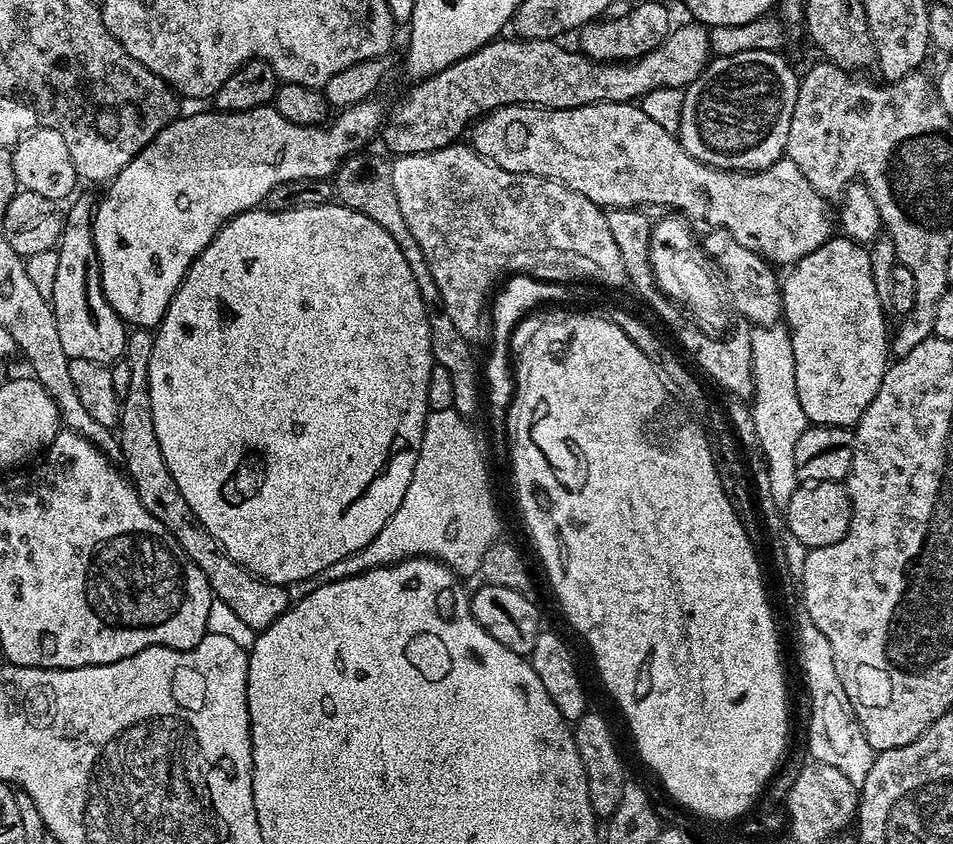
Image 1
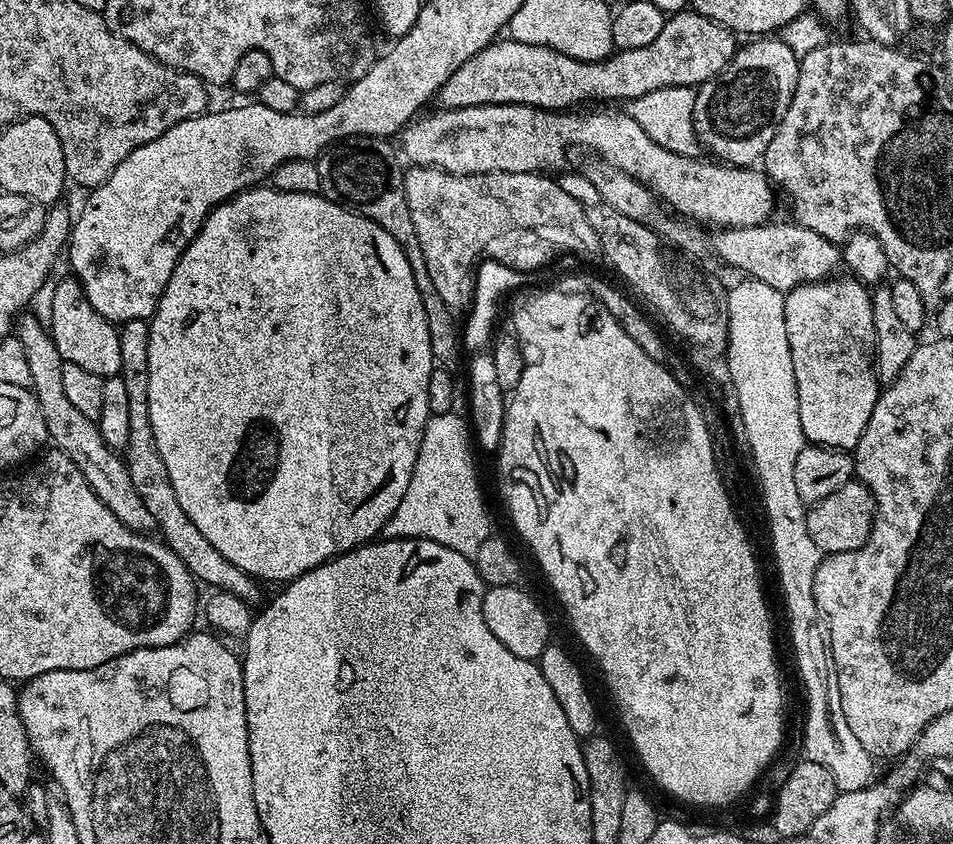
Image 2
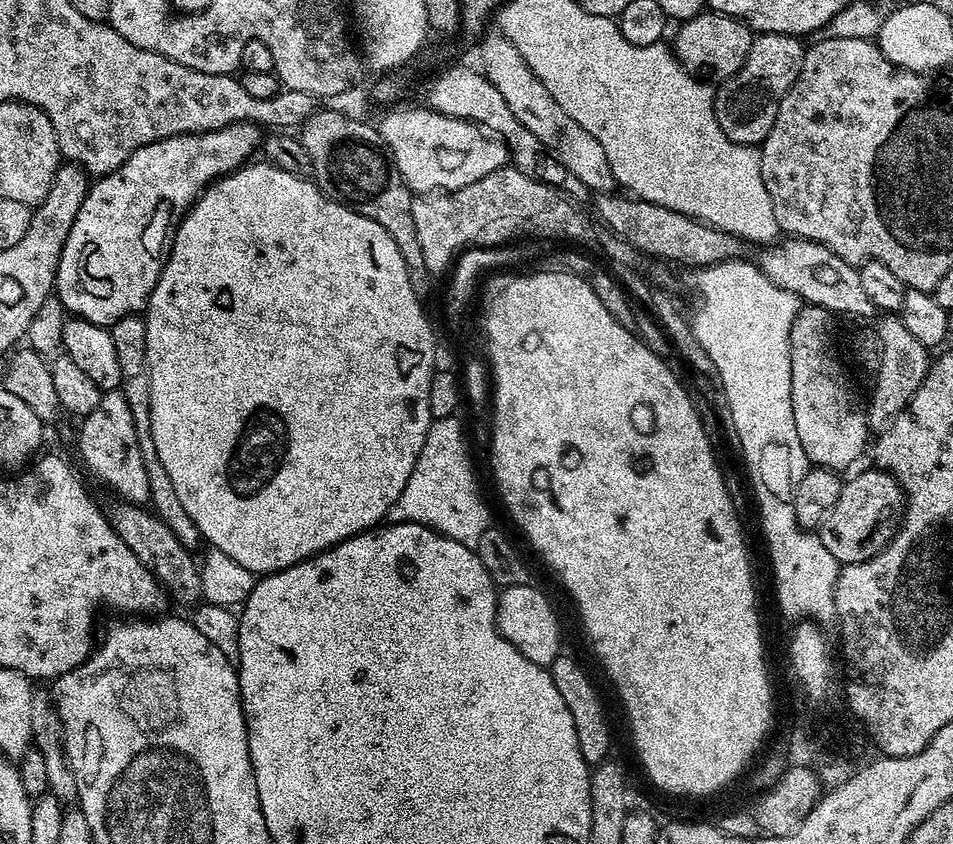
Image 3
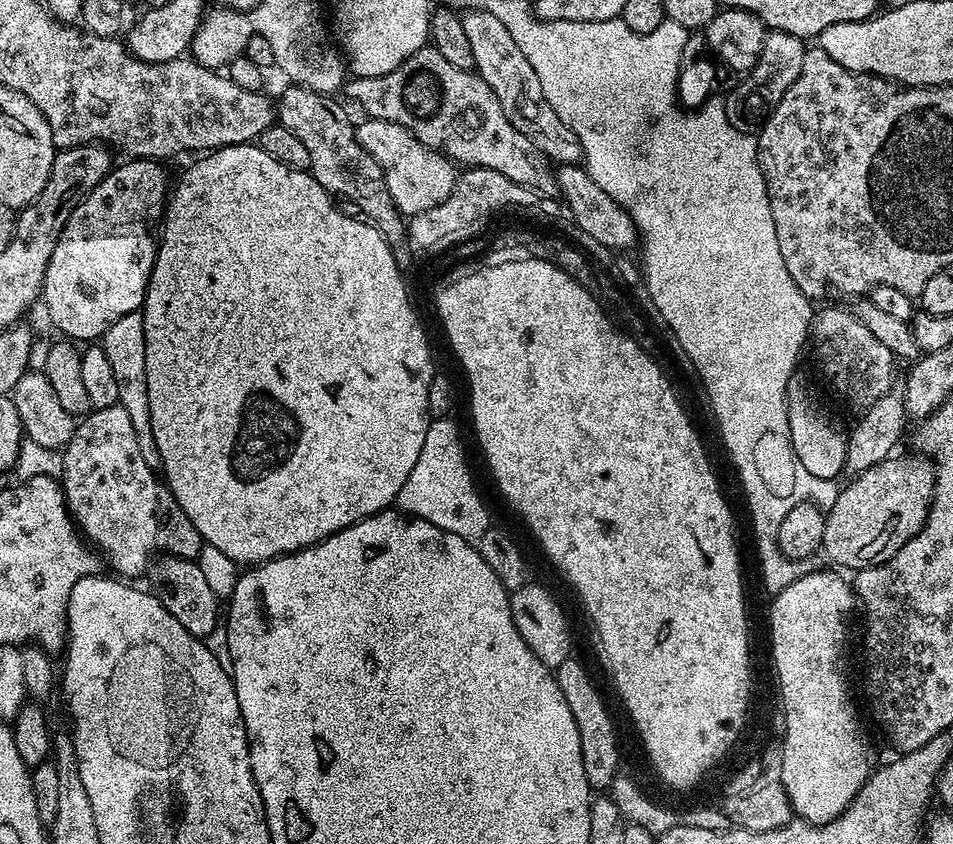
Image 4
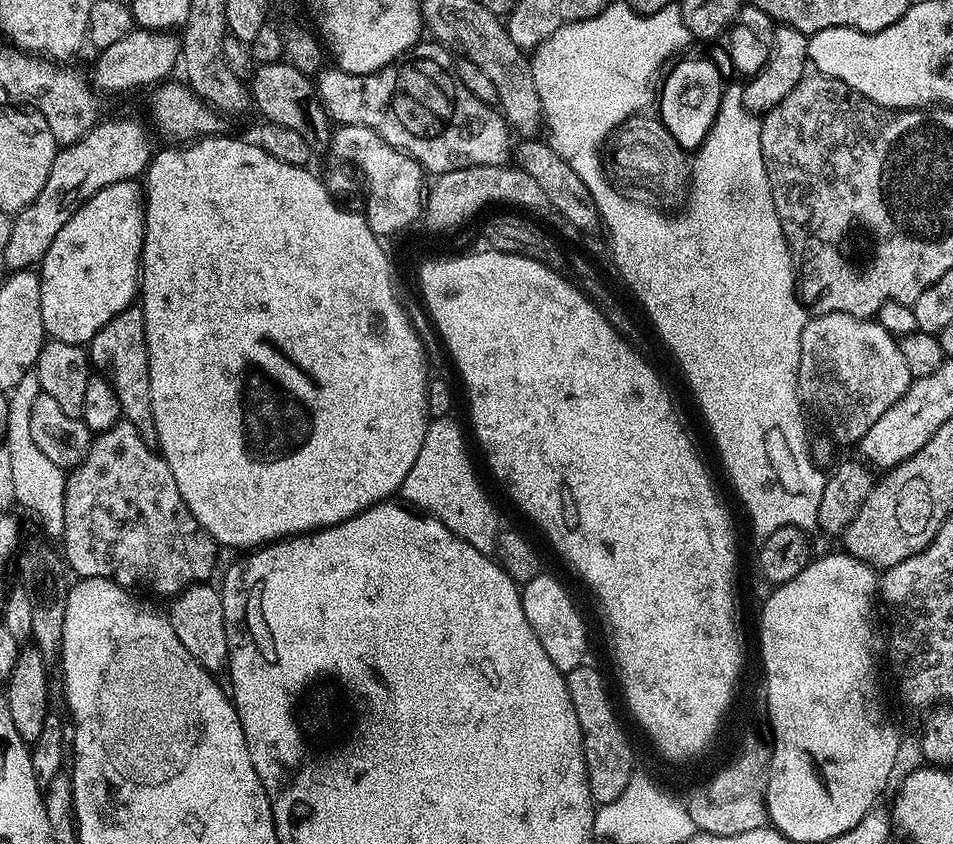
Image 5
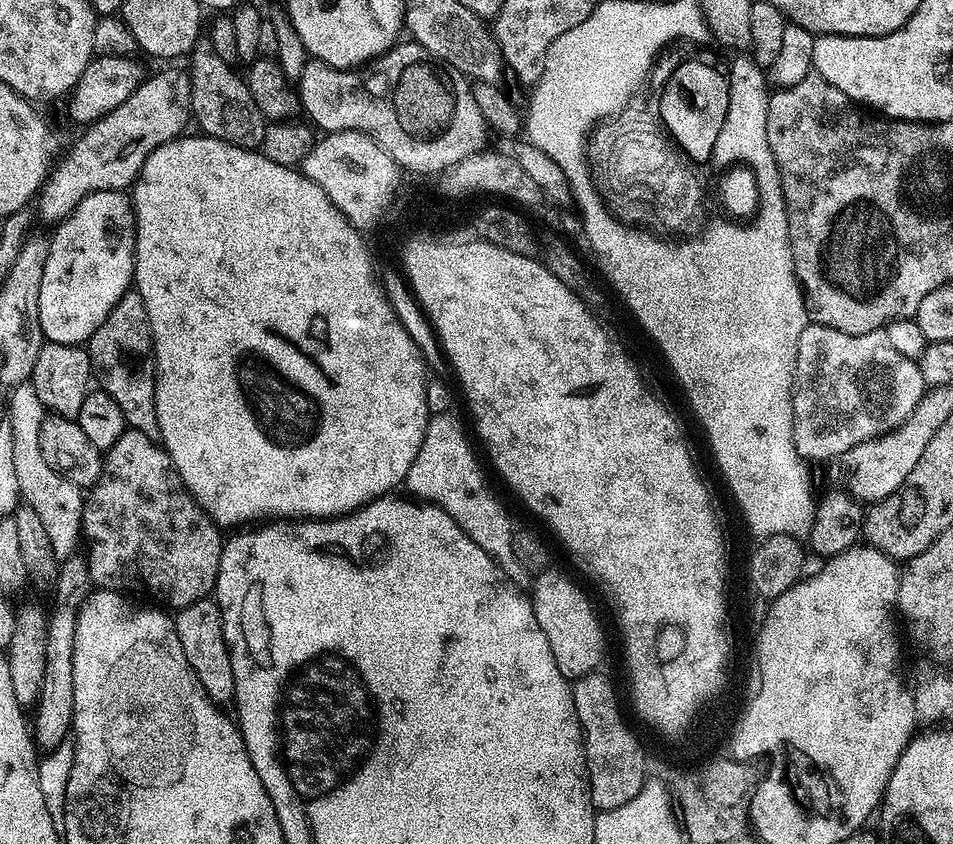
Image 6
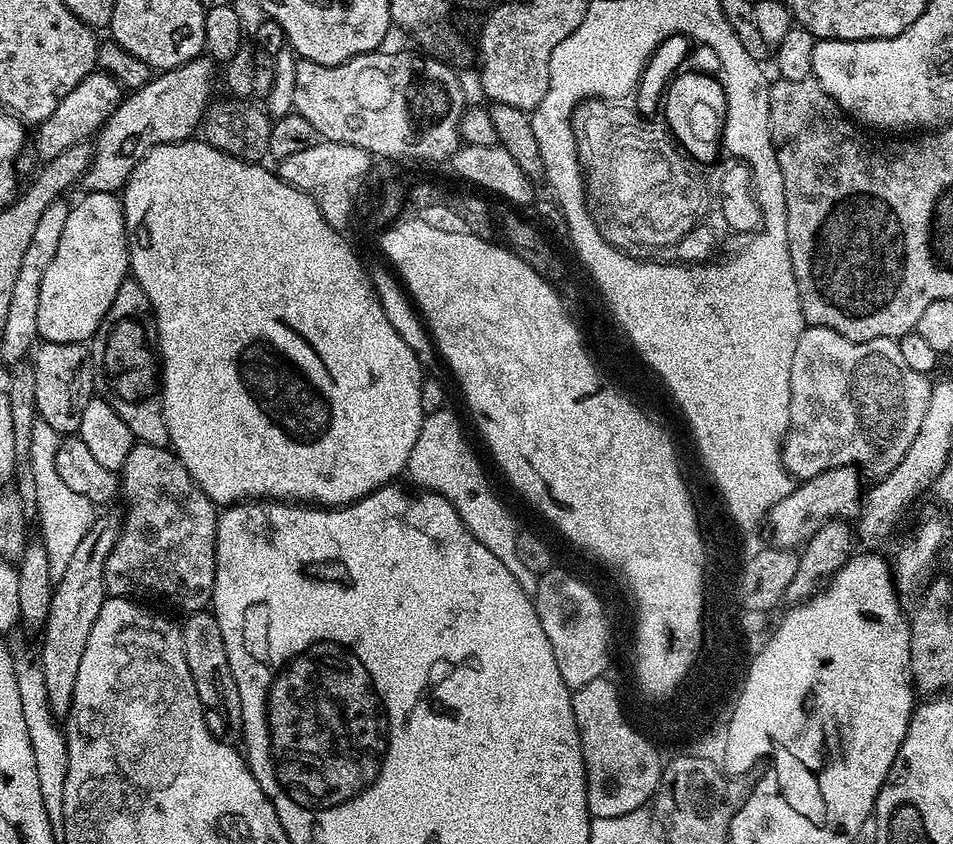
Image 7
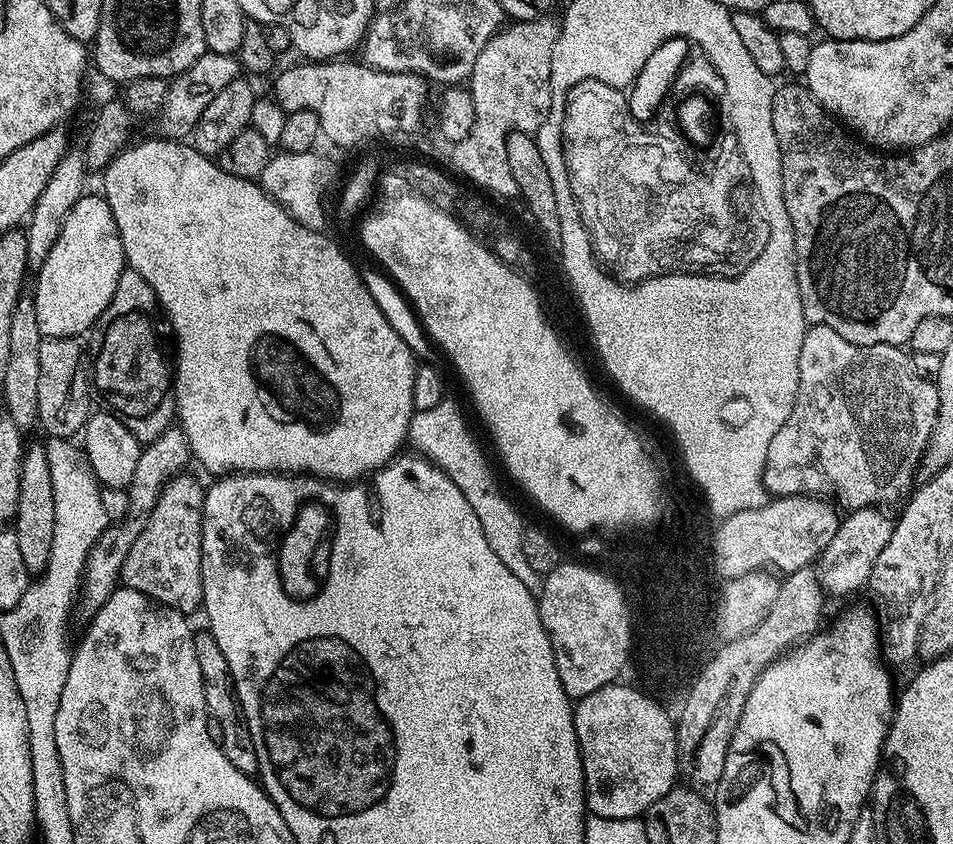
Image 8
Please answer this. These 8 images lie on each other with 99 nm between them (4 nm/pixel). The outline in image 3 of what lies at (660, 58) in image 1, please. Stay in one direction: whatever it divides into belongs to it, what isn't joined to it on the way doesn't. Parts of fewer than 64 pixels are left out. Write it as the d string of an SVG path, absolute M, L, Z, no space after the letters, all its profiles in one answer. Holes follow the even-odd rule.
M705 10L694 18L683 21L676 32L674 51L680 65L693 74L709 72L712 76L727 78L742 70L750 54L754 33L743 20L737 16L727 16L721 12Z

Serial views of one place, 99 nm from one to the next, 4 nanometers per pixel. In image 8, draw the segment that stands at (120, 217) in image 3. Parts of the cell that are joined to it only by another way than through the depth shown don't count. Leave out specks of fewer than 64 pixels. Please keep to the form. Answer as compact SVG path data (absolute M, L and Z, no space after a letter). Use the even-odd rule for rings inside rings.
M92 194L84 195L78 202L74 202L74 210L70 210L70 214L66 214L66 226L62 230L62 234L58 234L58 242L54 242L54 250L50 250L46 262L35 273L36 288L34 288L34 295L37 308L37 322L42 336L44 338L49 336L78 336L87 333L87 328L91 329L95 325L97 318L106 310L106 306L110 306L110 298L114 298L114 290L118 286L118 278L124 273L125 267L126 261L122 238L118 234L118 226L114 222L114 214L110 210L108 201L100 194L96 194L96 196L92 196Z

